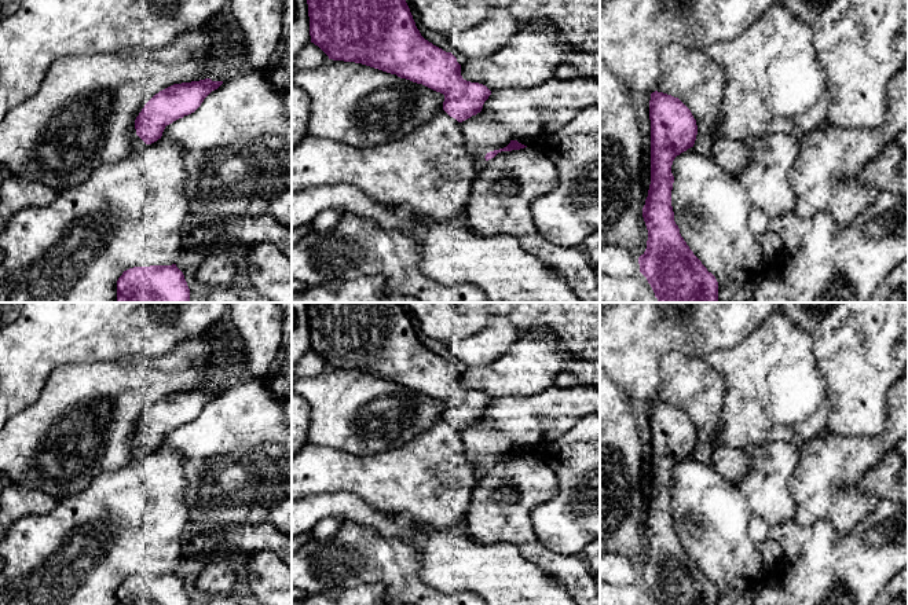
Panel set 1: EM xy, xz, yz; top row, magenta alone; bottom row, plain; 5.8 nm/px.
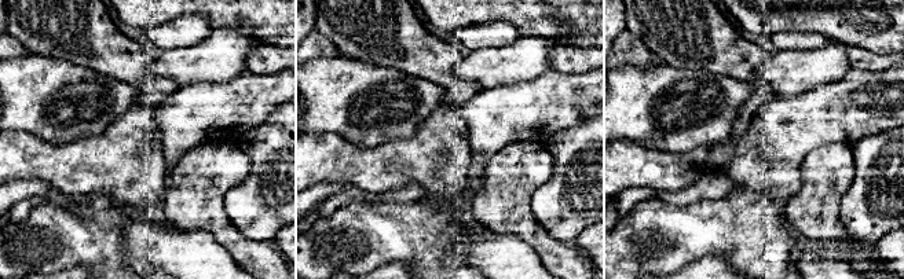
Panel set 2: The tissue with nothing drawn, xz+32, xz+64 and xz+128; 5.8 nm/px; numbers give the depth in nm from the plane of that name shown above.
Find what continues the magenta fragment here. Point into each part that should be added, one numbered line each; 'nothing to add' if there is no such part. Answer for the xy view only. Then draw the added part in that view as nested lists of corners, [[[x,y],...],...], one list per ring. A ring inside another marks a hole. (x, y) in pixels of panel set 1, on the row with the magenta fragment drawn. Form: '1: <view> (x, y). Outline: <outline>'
1: xy (136, 143). Outline: [[[132,129],[132,138],[131,138],[131,150],[129,154],[133,154],[136,151],[140,151],[146,143],[136,135],[136,129]]]

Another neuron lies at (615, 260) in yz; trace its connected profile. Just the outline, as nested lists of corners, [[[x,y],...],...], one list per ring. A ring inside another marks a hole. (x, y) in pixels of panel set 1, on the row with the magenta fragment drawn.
[[[609,243],[600,246],[600,274],[631,276],[637,272],[640,264],[636,252]]]

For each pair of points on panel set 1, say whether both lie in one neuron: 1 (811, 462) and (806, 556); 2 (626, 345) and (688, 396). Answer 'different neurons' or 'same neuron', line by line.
1: different neurons
2: different neurons

